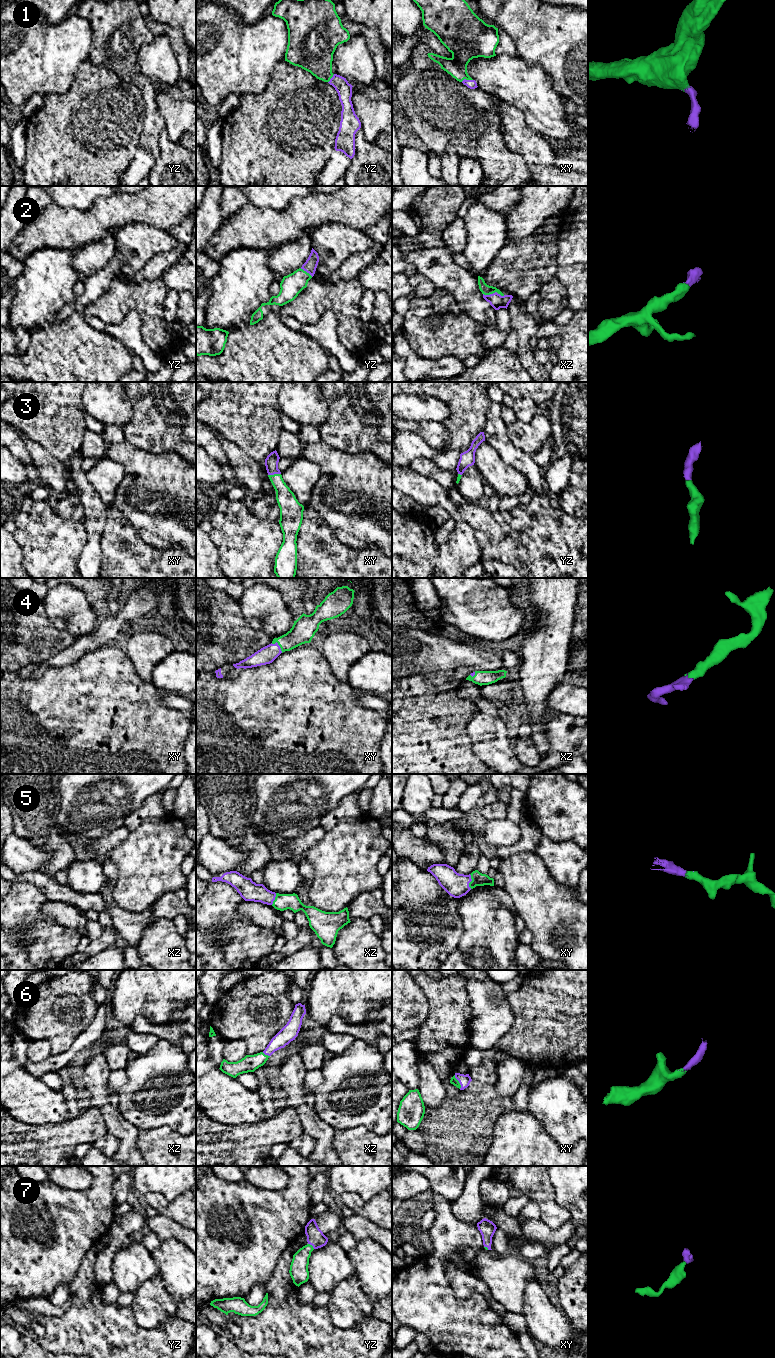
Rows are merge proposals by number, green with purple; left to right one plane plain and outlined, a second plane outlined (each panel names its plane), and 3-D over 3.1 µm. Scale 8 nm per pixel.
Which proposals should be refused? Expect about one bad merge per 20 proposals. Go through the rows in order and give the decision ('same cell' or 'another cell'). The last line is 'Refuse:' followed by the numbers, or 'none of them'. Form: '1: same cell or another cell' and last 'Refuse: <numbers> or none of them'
1: same cell
2: same cell
3: same cell
4: same cell
5: same cell
6: same cell
7: same cell
Refuse: none of them

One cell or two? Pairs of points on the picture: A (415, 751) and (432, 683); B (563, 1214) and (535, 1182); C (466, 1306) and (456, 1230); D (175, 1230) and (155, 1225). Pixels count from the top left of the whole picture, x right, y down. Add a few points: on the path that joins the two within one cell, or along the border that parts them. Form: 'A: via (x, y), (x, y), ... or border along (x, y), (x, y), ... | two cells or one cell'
A: via (415, 734), (415, 700) | one cell
B: via (555, 1208), (540, 1190) | one cell
C: via (445, 1293), (439, 1287), (441, 1251) | one cell
D: via (170, 1229), (165, 1229), (160, 1225) | one cell

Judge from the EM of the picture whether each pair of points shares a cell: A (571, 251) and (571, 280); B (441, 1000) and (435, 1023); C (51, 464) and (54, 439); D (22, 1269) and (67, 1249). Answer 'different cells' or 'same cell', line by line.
A: same cell
B: same cell
C: different cells
D: same cell

